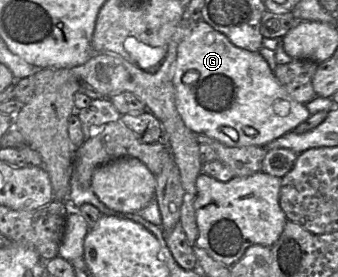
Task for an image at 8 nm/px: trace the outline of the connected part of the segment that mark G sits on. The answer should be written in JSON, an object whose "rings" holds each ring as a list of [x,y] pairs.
{"rings":[[[203,20],[178,46],[173,85],[185,125],[230,147],[266,146],[310,116],[306,105],[295,101],[279,83],[259,51],[235,46]]]}

